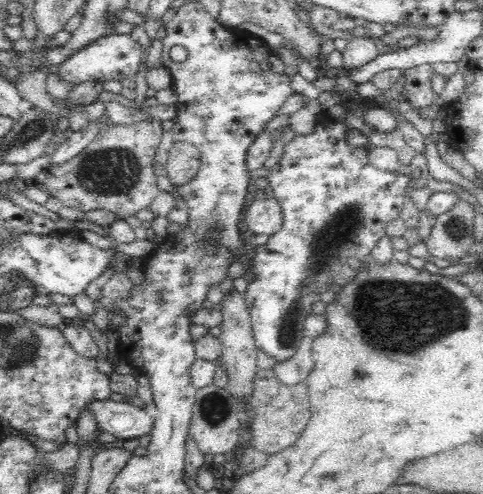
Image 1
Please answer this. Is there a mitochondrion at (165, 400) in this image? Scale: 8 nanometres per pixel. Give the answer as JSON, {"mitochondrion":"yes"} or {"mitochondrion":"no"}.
{"mitochondrion":"no"}

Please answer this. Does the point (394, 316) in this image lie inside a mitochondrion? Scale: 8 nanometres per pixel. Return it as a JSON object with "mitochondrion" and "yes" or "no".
{"mitochondrion":"yes"}

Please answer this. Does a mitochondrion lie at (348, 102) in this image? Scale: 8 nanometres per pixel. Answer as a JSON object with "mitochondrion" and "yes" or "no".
{"mitochondrion":"no"}

